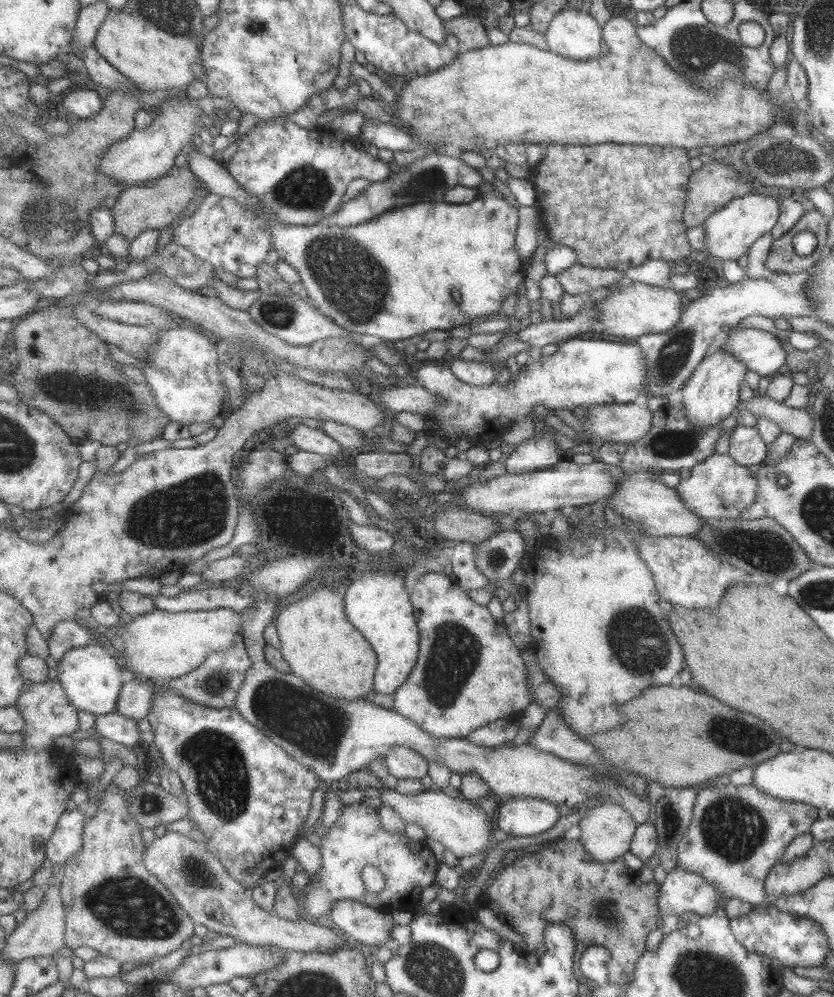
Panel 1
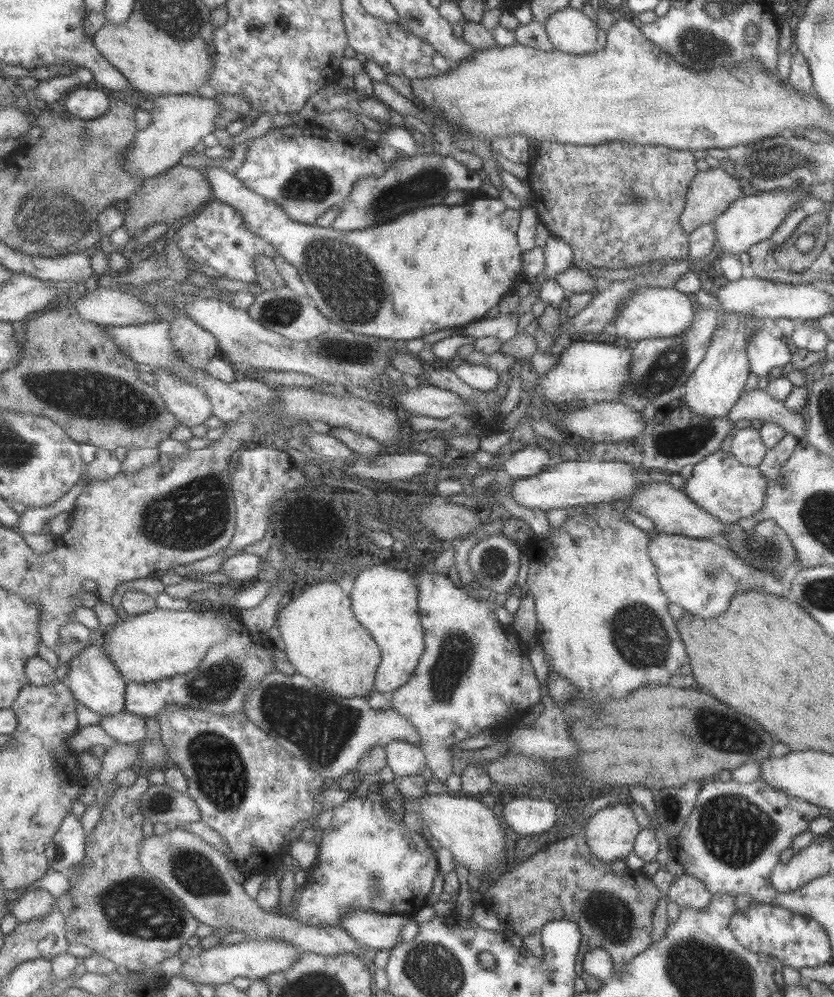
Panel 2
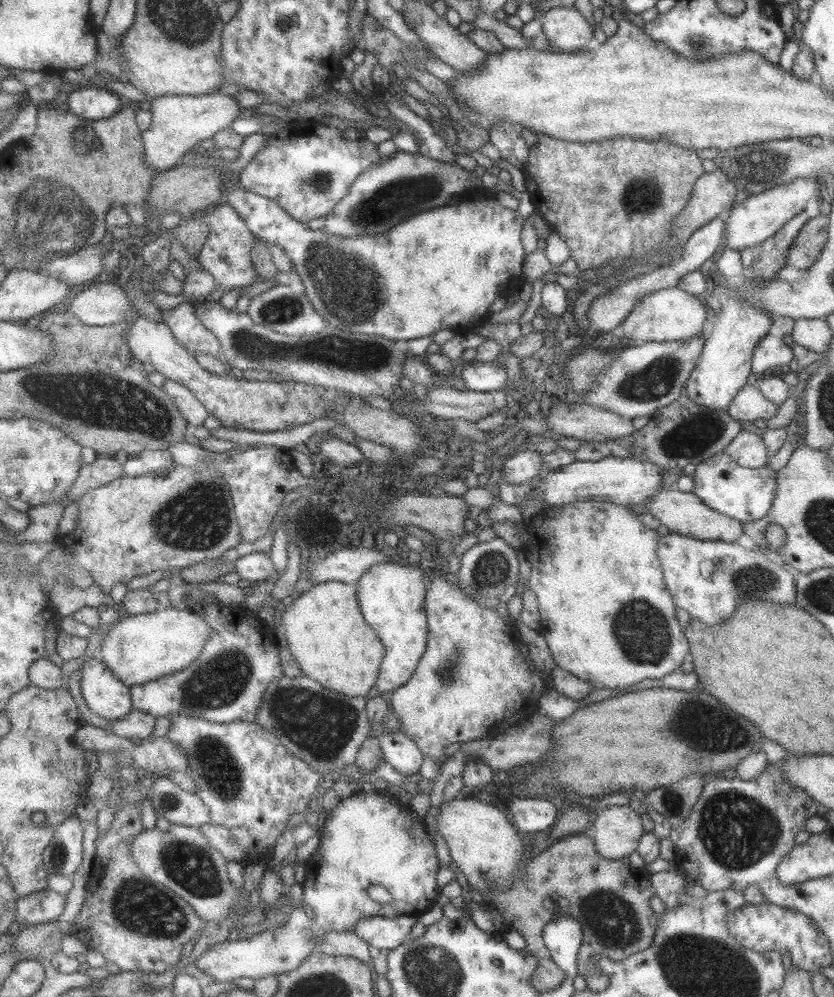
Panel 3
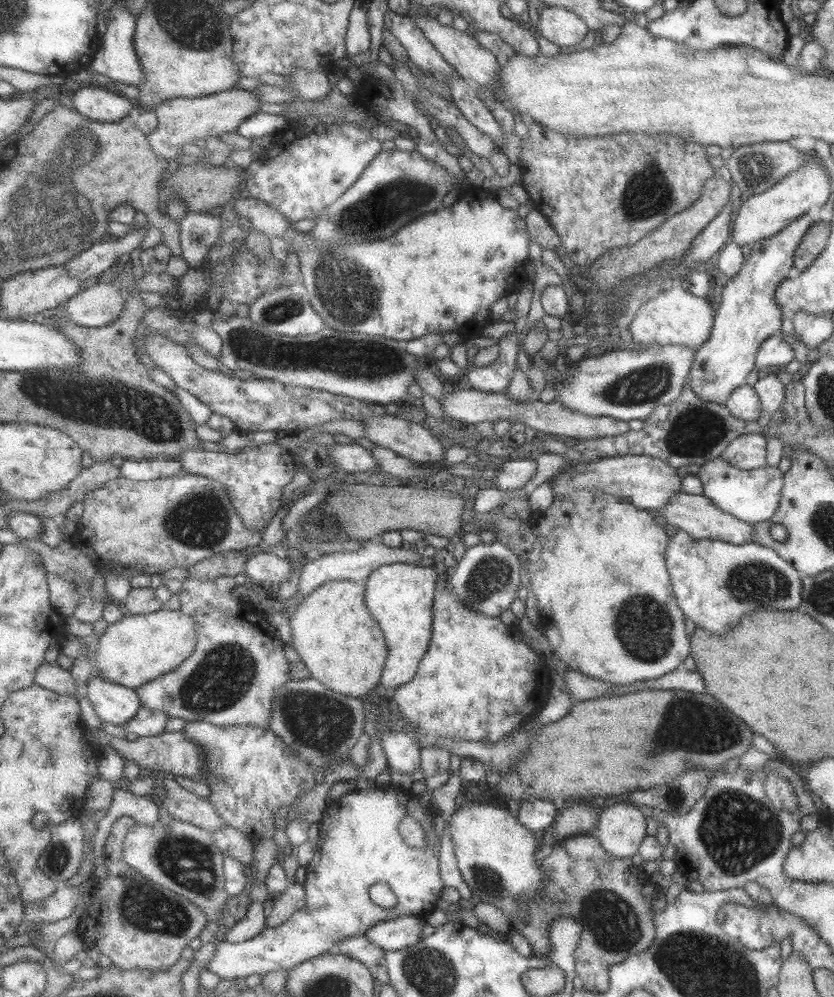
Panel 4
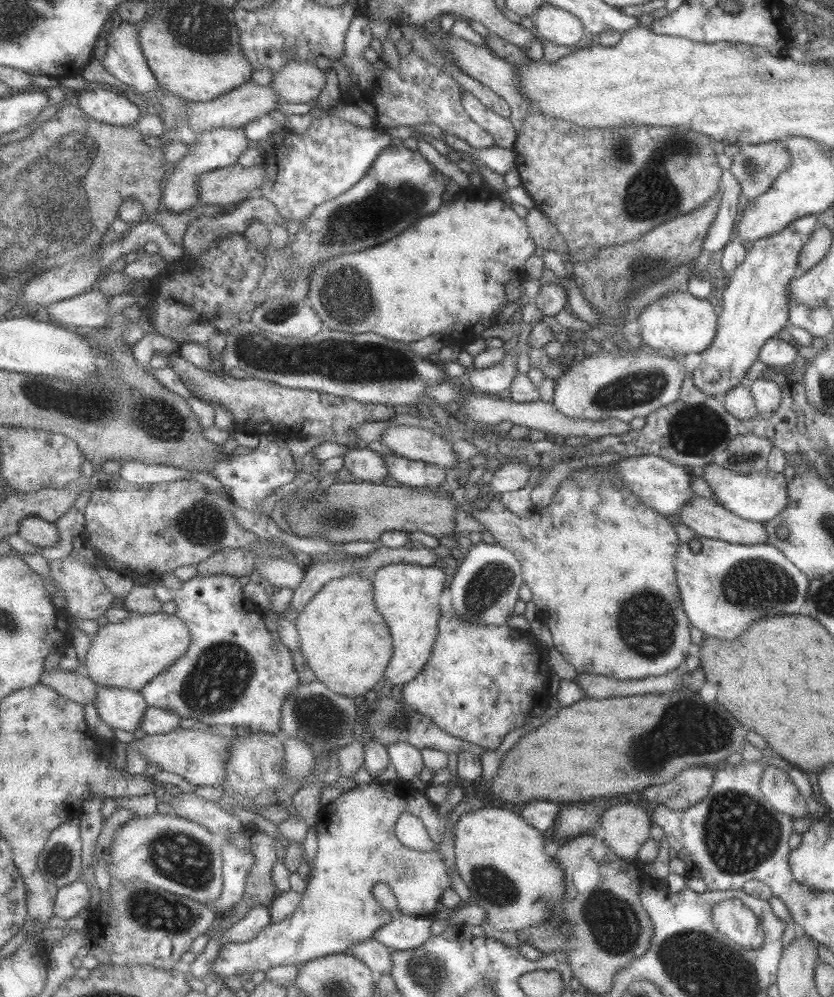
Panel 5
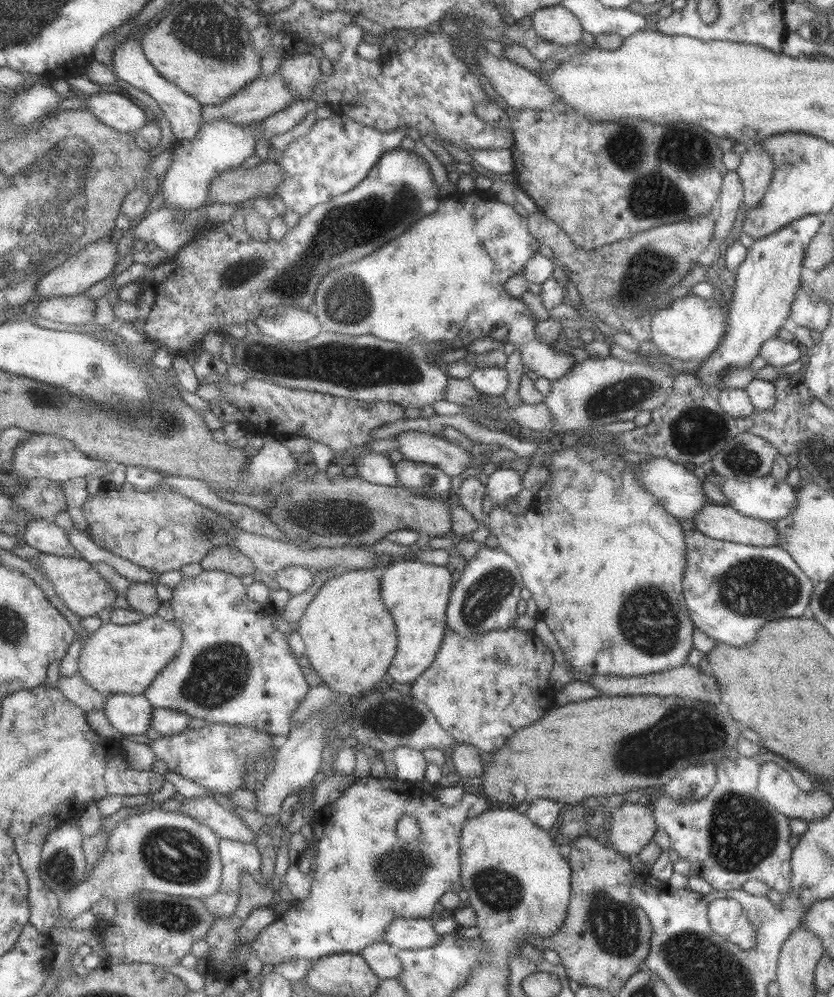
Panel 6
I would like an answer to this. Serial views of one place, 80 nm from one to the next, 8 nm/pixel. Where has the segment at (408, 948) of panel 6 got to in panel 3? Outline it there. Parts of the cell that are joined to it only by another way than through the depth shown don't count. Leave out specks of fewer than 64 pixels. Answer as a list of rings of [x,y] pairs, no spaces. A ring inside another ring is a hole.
[[[371,915],[358,920],[354,931],[371,945],[375,952],[390,952],[406,944],[411,939],[411,928],[417,922],[417,916],[399,915],[389,918],[383,915]]]

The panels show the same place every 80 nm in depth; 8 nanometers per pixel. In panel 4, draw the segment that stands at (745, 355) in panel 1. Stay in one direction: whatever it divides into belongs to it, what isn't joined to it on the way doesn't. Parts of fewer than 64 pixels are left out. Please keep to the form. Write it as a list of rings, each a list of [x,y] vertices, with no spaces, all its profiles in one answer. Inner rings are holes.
[[[767,337],[759,346],[754,360],[758,372],[783,369],[794,358],[794,352],[789,344],[776,337]]]

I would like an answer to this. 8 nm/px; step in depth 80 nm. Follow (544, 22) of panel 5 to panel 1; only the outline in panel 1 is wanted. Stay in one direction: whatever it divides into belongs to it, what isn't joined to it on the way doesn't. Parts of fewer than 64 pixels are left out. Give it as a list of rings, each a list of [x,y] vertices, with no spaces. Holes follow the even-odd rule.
[[[562,8],[544,32],[545,49],[581,63],[595,63],[601,56],[601,26],[585,11]]]

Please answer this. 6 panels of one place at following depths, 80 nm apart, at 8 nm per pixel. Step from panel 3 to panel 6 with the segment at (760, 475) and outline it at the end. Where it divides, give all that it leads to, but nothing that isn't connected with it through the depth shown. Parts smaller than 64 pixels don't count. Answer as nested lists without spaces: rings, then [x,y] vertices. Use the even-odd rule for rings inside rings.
[[[770,473],[763,476],[753,477],[746,481],[725,478],[720,476],[719,490],[727,497],[728,505],[739,514],[755,518],[757,520],[774,521],[788,515],[795,508],[795,495],[793,489],[784,480],[776,479]]]

